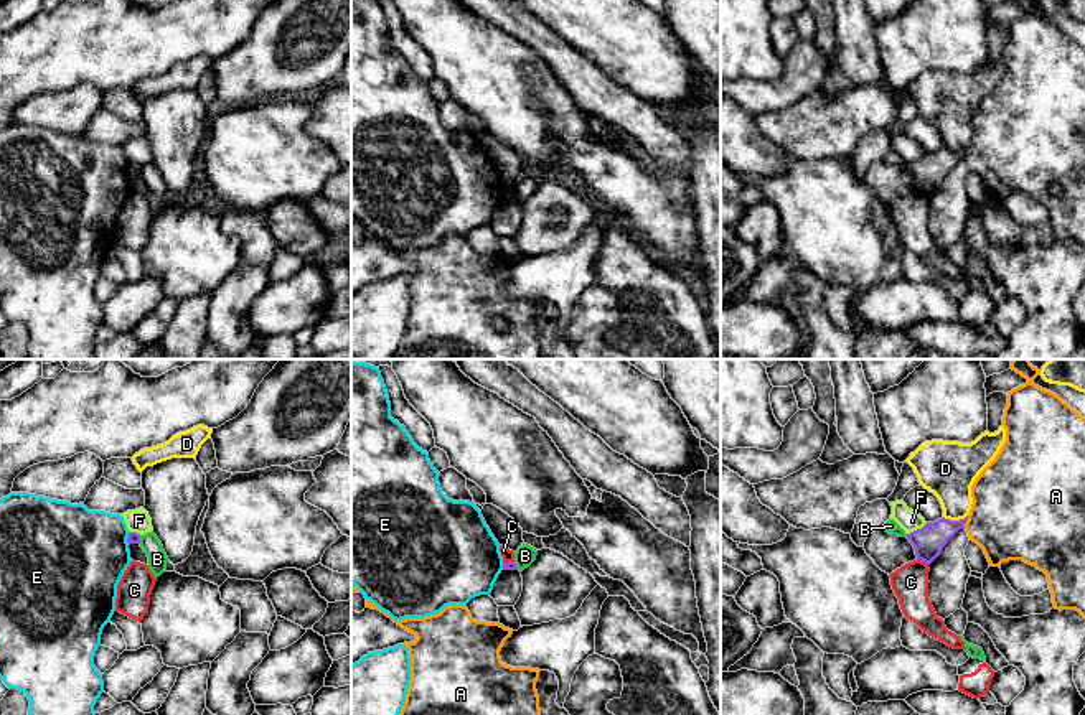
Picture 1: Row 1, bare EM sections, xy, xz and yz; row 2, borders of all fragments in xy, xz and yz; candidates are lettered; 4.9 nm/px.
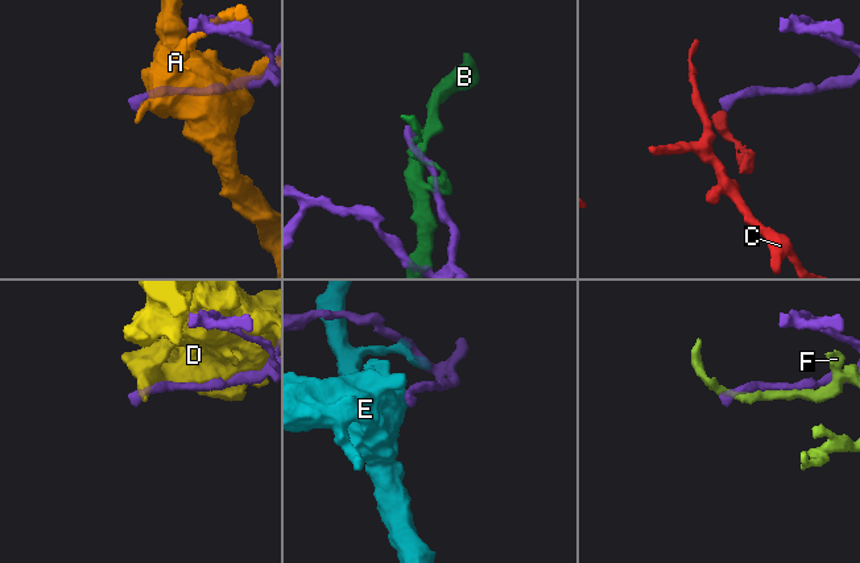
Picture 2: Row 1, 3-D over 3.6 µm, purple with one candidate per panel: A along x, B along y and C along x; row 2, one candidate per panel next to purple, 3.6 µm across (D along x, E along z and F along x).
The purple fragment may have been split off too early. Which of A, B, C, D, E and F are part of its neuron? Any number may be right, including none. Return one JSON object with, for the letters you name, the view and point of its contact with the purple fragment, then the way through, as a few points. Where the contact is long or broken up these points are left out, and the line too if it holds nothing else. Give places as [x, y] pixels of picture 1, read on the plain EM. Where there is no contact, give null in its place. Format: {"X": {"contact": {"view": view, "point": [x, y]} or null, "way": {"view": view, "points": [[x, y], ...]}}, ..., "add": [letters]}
{"add": []}

